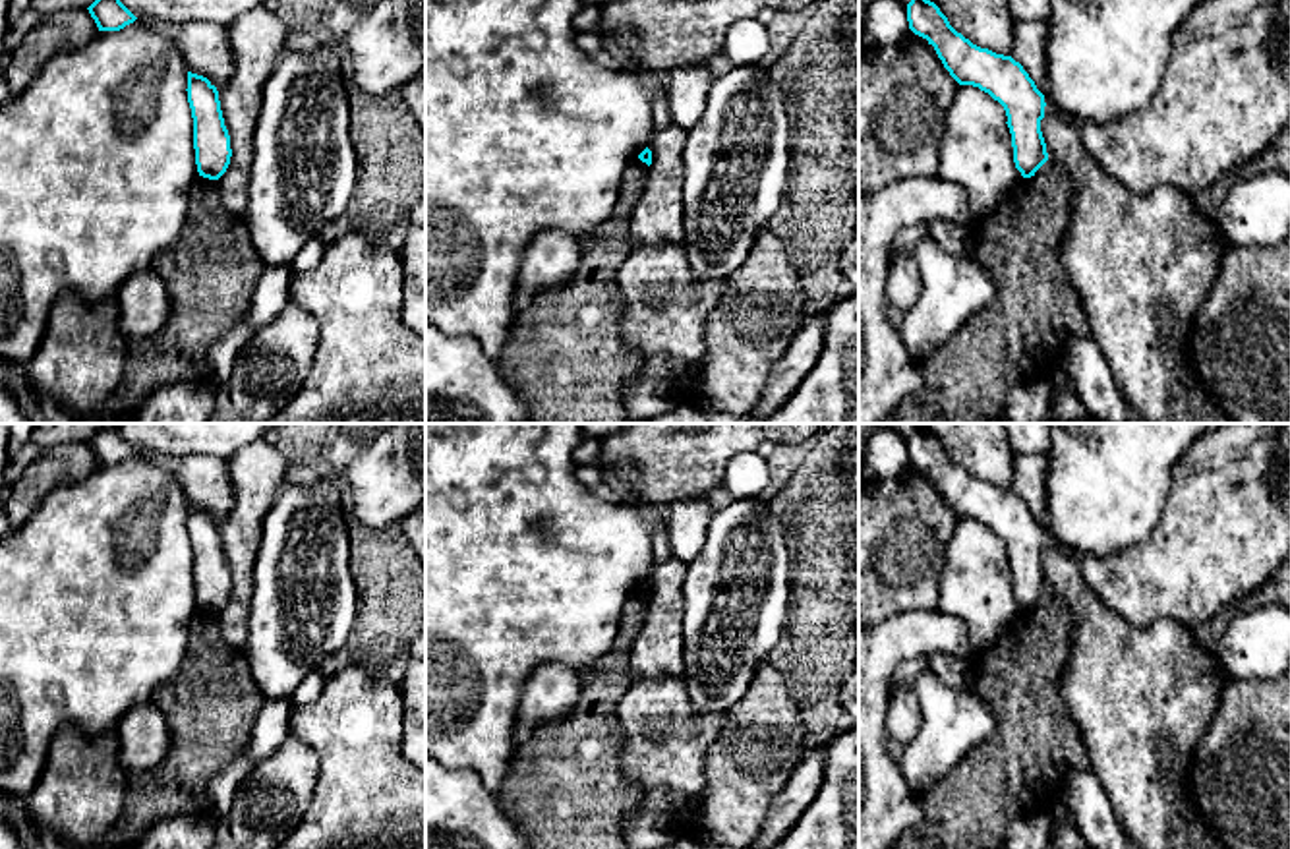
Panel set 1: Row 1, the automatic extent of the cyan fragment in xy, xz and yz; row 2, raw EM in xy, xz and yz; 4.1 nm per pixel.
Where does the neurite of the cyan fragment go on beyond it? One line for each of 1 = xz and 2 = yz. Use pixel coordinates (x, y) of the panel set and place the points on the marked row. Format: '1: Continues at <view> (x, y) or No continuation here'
1: No continuation here
2: No continuation here

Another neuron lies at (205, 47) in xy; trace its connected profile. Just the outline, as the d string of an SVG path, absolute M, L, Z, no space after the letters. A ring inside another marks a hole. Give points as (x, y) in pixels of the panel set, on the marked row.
M190 21L178 25L176 43L188 72L203 75L220 91L234 72L226 25Z

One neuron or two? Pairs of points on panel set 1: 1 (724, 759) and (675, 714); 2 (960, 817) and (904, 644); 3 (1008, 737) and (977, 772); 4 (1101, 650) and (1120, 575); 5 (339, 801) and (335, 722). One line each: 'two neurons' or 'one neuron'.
1: two neurons
2: two neurons
3: one neuron
4: two neurons
5: one neuron

